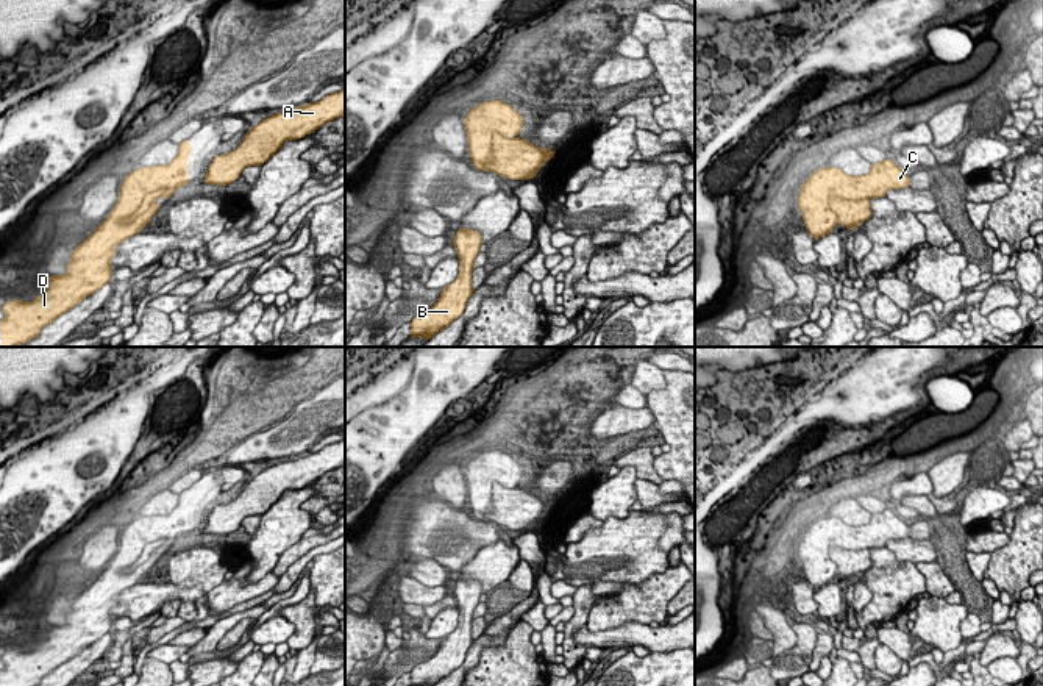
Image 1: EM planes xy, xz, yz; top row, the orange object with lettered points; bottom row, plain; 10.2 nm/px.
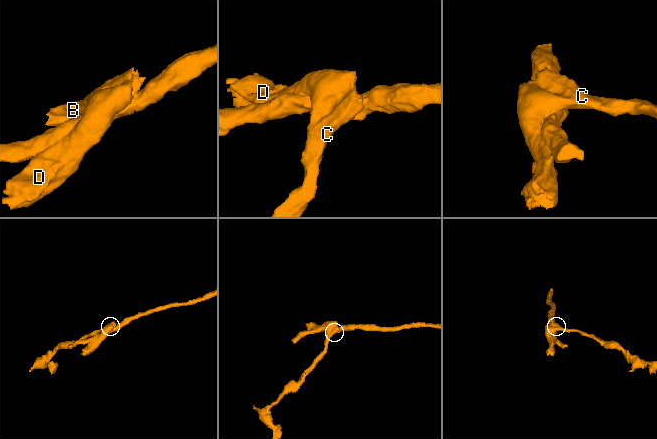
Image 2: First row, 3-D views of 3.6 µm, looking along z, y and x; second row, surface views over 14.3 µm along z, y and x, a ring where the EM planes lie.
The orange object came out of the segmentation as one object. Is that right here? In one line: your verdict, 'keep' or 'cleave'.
cleave

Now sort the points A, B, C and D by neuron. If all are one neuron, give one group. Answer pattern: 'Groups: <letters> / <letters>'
Groups: A / B C D

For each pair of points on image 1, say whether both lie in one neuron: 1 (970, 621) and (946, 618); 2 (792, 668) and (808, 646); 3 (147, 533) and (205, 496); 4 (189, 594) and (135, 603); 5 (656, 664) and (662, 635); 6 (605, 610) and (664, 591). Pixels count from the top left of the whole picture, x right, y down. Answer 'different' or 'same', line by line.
1: different
2: same
3: same
4: same
5: different
6: same

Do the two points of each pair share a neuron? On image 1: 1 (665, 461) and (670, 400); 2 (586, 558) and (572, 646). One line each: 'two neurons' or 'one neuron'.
1: one neuron
2: two neurons

